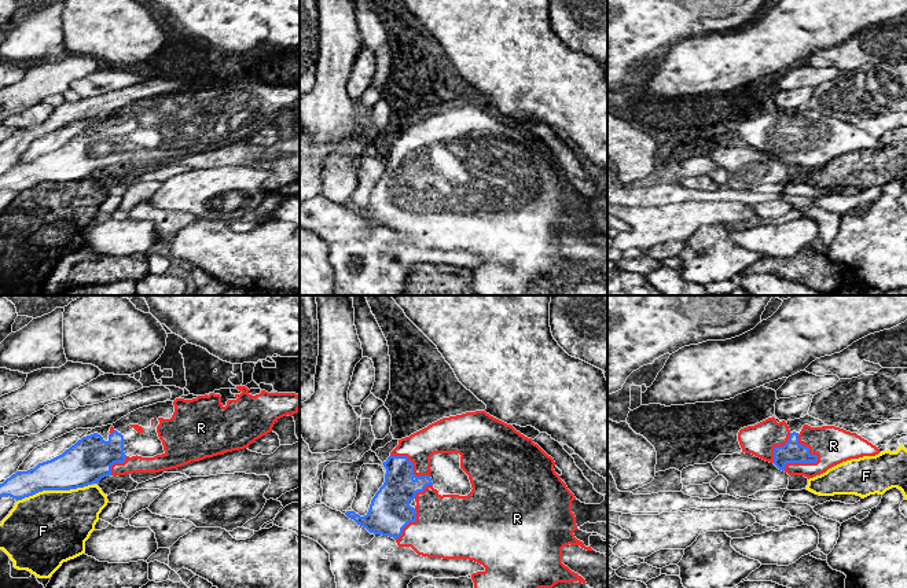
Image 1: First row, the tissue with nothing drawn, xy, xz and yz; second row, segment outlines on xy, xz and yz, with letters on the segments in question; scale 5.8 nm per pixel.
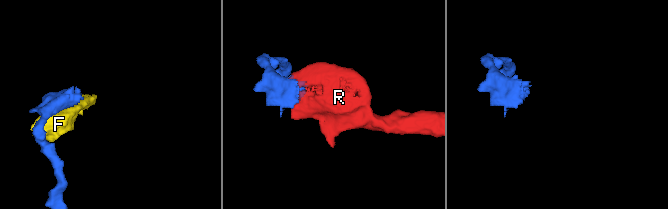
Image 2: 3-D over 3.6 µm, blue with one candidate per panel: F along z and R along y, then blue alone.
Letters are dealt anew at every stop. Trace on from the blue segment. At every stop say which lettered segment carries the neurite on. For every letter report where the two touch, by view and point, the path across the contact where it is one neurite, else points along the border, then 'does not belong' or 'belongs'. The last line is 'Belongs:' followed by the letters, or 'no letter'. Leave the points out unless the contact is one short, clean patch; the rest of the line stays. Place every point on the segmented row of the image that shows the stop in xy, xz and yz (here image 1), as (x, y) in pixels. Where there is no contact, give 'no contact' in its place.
F: meets blue in xy at (54, 489); does not belong
R: meets blue in yz at (814, 462); belongs
Belongs: R

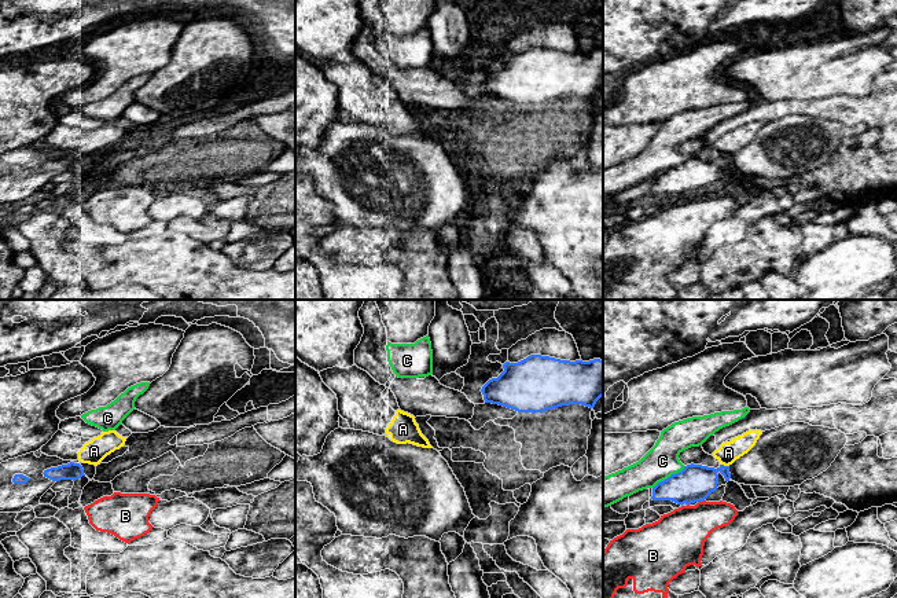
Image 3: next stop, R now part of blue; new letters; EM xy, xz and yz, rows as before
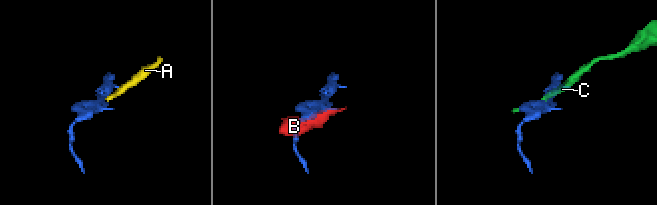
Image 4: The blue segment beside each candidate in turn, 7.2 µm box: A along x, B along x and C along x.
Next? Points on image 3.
A: meets blue in yz at (723, 465); does not belong
B: meets blue in yz at (701, 501); does not belong
C: meets blue in yz at (668, 477); does not belong
Belongs: no letter

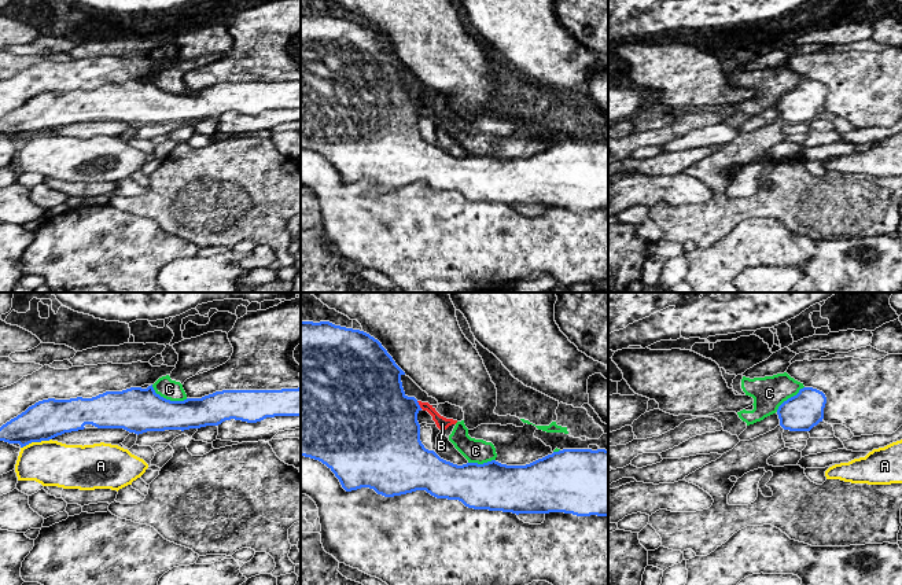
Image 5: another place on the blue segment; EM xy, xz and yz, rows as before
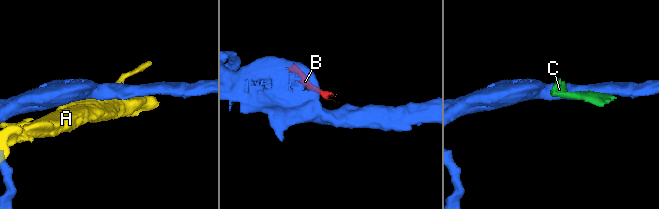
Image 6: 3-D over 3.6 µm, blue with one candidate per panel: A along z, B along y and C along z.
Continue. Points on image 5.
A: meets blue in xy at (36, 441); border along xy (51, 438), (32, 441), (21, 448); does not belong
B: meets blue in xz at (419, 405); does not belong
C: meets blue in xy at (168, 400); does not belong
Belongs: no letter

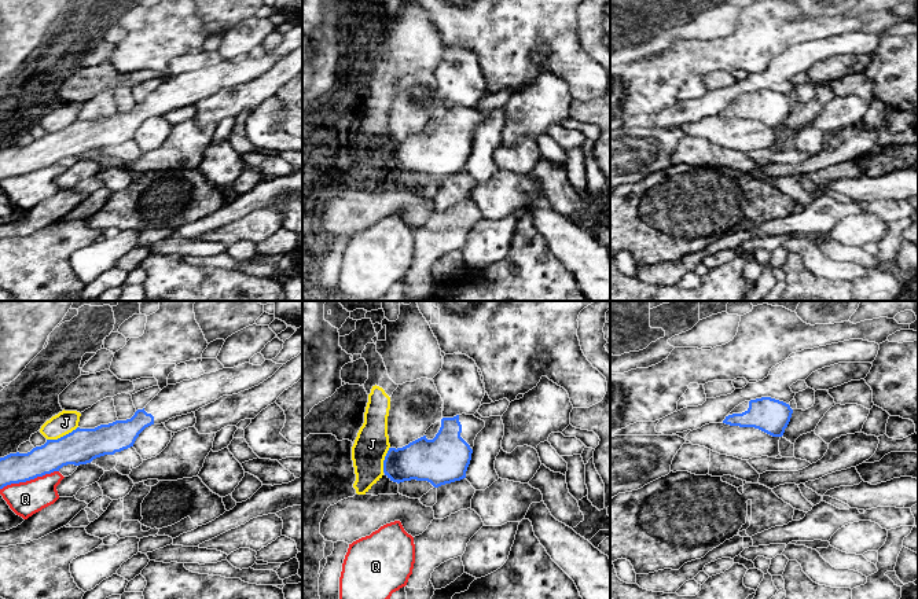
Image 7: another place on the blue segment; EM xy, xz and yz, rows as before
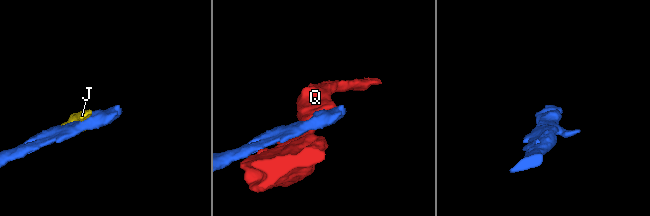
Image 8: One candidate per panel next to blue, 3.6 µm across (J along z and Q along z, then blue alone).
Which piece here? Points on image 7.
J: meets blue in xy at (63, 436); does not belong
Q: meets blue in xy at (29, 480); does not belong
Belongs: no letter

